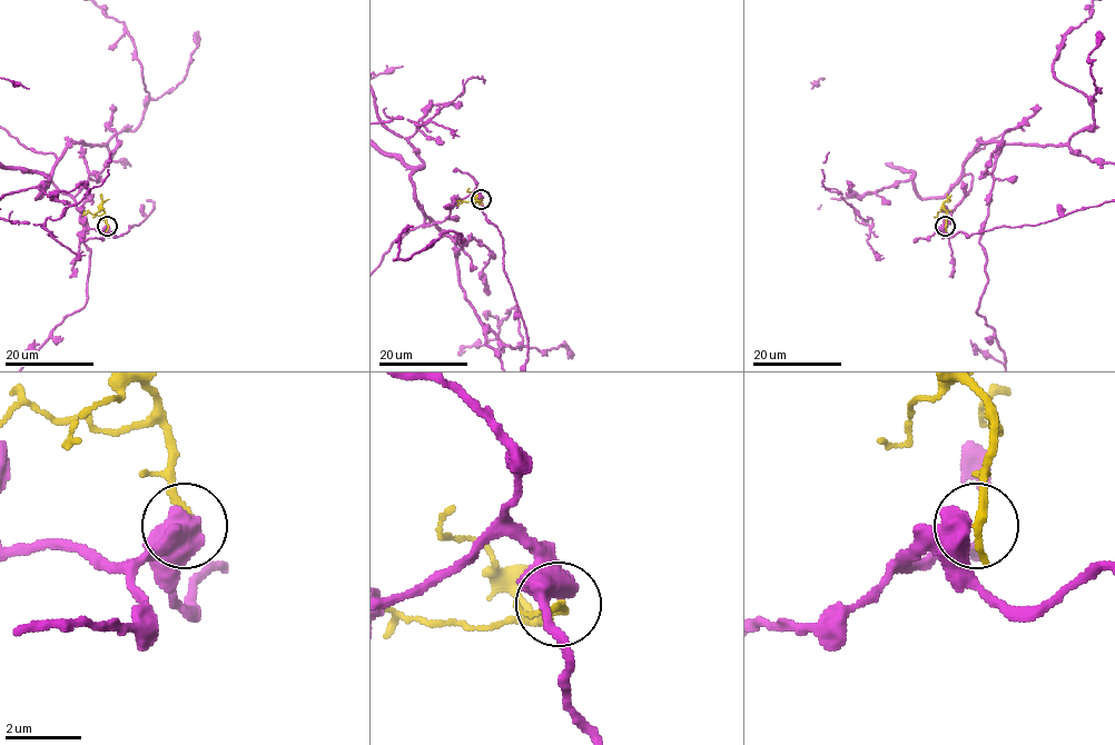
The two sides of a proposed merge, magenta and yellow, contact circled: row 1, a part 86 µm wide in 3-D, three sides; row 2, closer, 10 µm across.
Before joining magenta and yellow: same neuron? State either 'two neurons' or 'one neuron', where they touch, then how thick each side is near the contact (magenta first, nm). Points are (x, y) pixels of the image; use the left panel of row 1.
two neurons | (107, 226) | 850/280 nm

